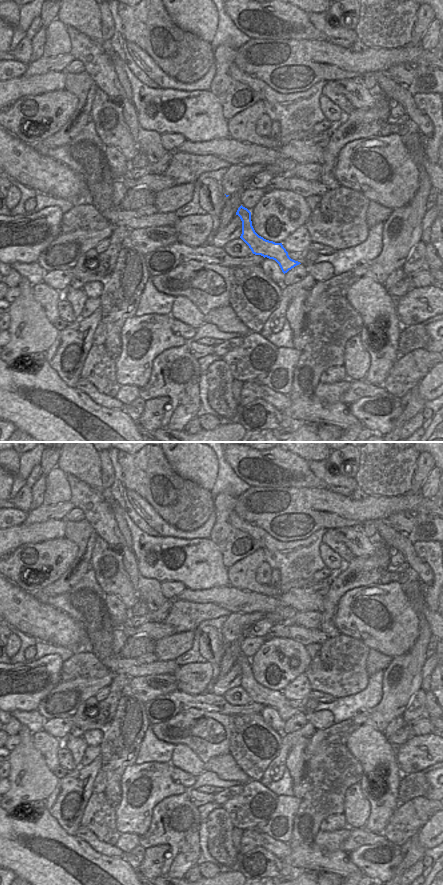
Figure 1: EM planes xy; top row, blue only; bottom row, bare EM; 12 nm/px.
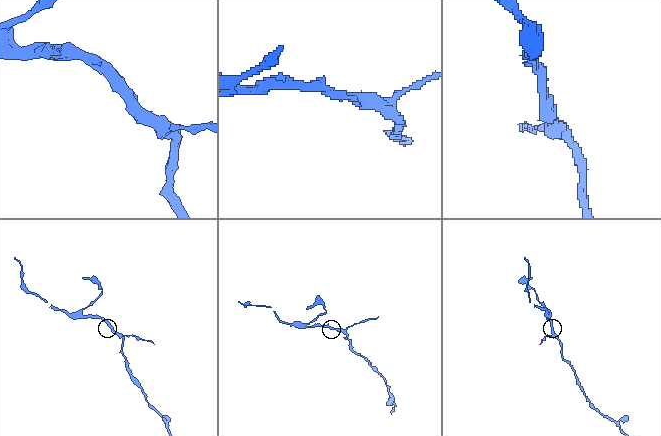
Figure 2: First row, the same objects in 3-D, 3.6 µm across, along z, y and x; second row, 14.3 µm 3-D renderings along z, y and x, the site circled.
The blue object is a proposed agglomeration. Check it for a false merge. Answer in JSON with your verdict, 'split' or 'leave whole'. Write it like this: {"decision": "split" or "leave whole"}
{"decision": "leave whole"}

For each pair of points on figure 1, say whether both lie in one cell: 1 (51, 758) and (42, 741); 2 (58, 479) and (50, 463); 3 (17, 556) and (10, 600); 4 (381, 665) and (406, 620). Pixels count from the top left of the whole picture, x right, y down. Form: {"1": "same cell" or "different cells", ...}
{"1": "same cell", "2": "different cells", "3": "different cells", "4": "different cells"}

